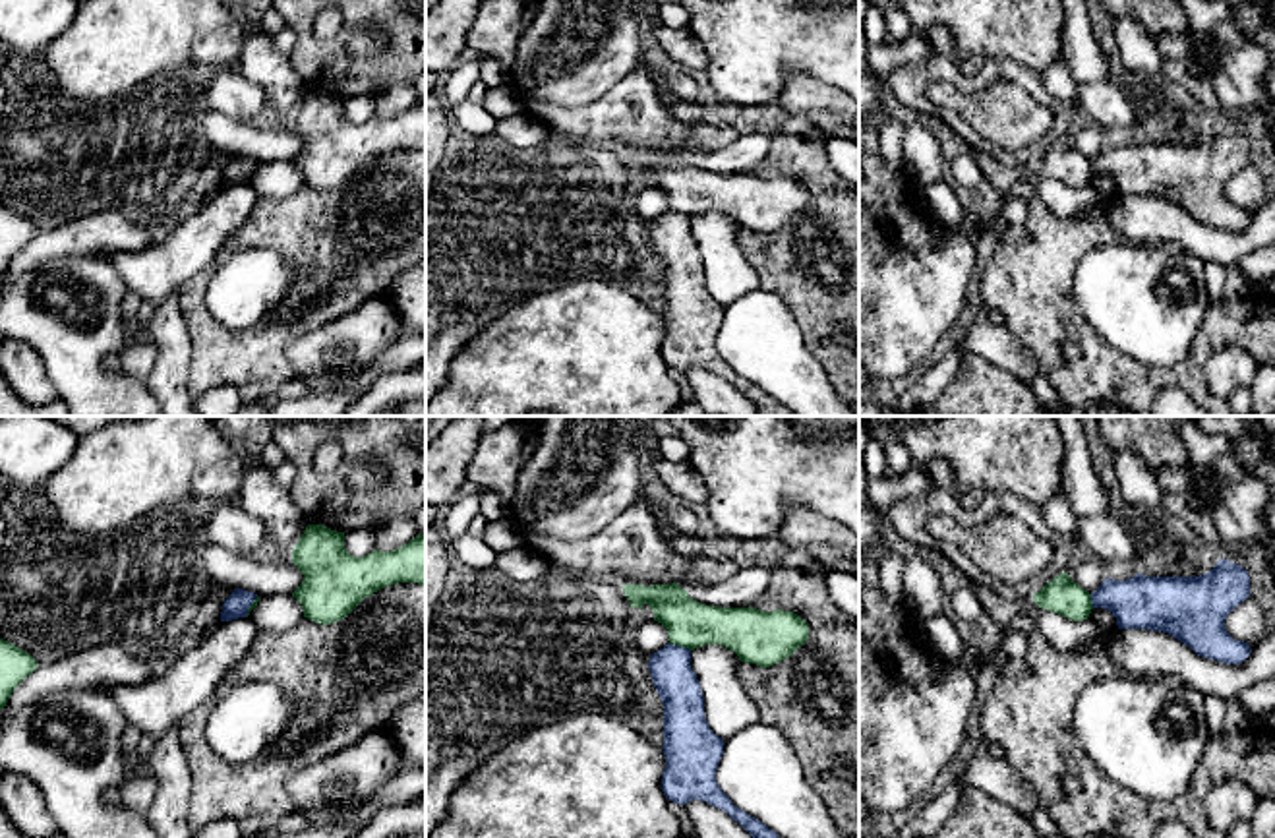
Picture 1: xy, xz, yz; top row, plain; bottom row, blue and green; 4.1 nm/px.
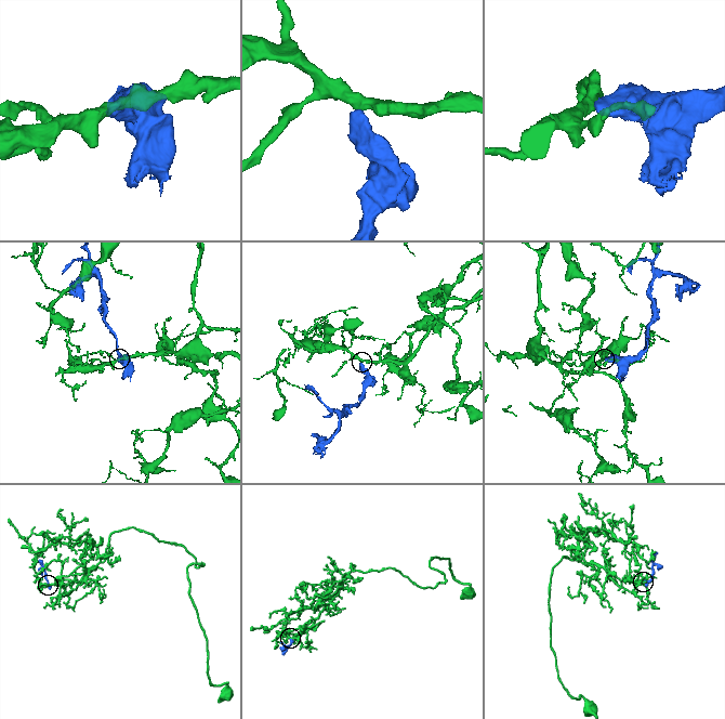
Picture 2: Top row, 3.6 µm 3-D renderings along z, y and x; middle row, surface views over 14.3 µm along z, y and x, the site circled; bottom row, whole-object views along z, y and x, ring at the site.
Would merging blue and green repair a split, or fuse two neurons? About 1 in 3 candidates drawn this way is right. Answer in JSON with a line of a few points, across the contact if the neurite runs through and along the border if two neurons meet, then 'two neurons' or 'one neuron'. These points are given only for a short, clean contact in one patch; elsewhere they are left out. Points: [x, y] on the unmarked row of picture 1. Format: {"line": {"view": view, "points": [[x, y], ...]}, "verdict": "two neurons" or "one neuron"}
{"line": {"view": "xz", "points": [[668, 209], [689, 217]]}, "verdict": "two neurons"}

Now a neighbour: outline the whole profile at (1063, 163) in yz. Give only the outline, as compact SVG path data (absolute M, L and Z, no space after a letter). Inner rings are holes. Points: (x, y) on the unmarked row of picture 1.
M1068 139L1054 143L1035 159L1033 168L1072 188L1087 186L1093 176L1091 161L1074 149Z

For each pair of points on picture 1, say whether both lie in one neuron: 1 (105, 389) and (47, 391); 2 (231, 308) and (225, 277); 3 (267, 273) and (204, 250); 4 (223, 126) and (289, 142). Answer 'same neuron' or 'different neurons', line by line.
1: different neurons
2: same neuron
3: different neurons
4: same neuron

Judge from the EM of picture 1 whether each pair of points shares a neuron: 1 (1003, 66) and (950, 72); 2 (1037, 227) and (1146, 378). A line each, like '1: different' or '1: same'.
1: same
2: same

